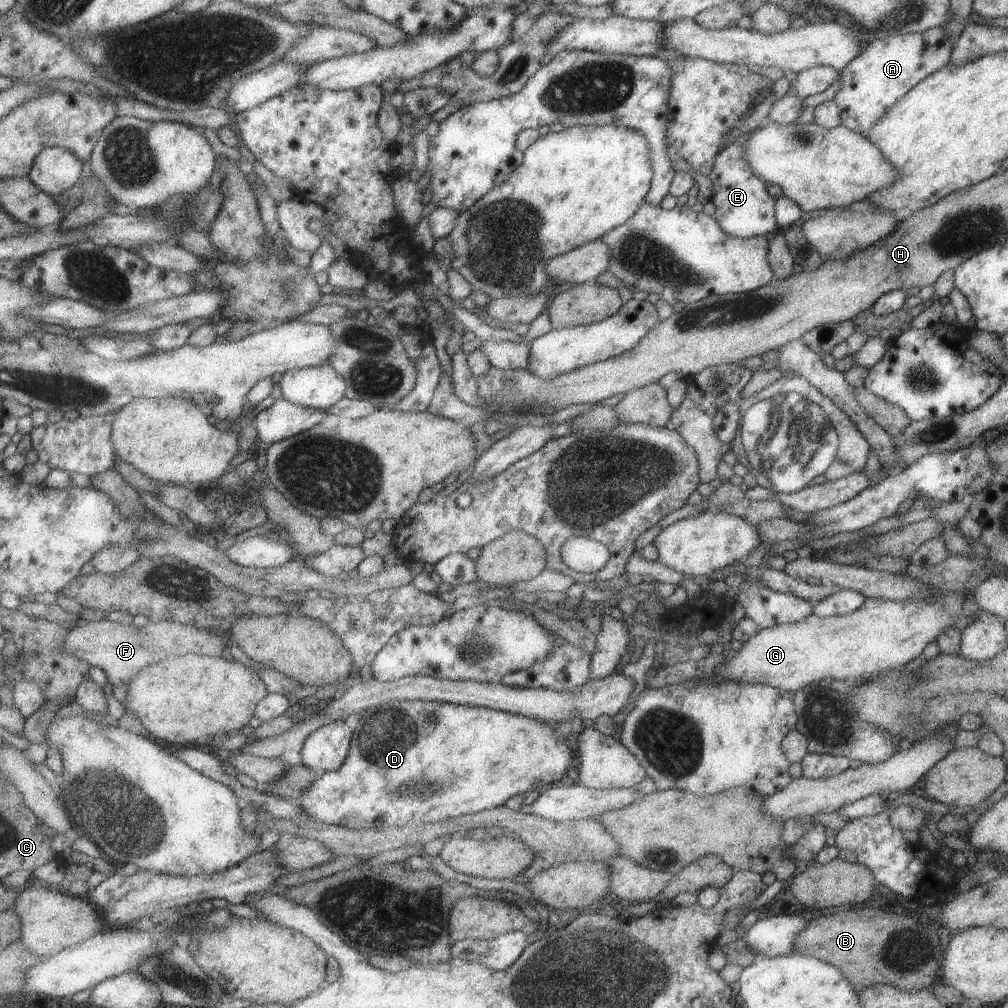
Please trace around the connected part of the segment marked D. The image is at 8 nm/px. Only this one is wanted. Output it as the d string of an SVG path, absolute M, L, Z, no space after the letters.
M396 701L383 707L376 707L370 710L365 710L362 714L359 715L356 719L353 720L353 728L354 728L354 740L352 741L352 746L350 749L350 756L347 758L344 766L337 771L328 771L324 776L321 776L318 780L315 780L314 783L311 784L311 787L308 790L305 790L302 793L302 798L300 800L302 810L305 815L308 815L312 821L316 823L329 824L329 825L338 825L341 827L346 827L349 829L356 830L368 830L368 829L377 829L383 830L383 828L389 827L405 827L407 825L417 824L419 826L423 826L424 824L435 824L436 822L443 822L444 820L450 820L461 815L471 815L472 813L481 812L482 810L492 809L496 807L501 807L505 805L513 796L516 795L524 795L529 790L535 790L535 788L539 788L540 790L545 790L549 786L554 785L555 782L559 782L561 778L565 778L565 774L572 769L577 769L578 760L573 756L573 753L576 751L575 749L569 748L569 744L567 744L566 736L567 736L567 726L557 725L553 726L553 724L549 724L545 721L541 721L535 718L525 717L522 715L515 715L506 711L497 711L496 709L491 709L488 707L477 707L470 705L459 705L456 703L435 703L432 701Z

